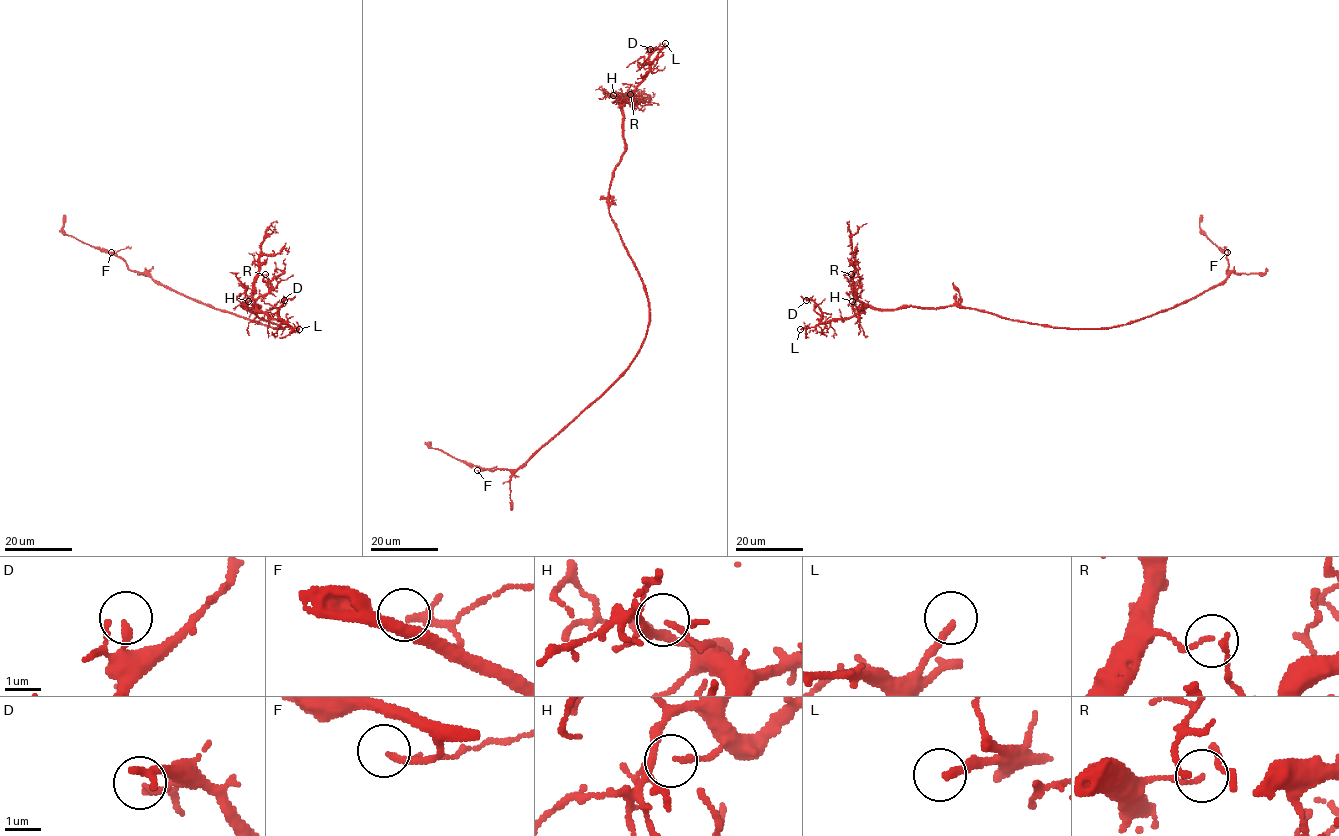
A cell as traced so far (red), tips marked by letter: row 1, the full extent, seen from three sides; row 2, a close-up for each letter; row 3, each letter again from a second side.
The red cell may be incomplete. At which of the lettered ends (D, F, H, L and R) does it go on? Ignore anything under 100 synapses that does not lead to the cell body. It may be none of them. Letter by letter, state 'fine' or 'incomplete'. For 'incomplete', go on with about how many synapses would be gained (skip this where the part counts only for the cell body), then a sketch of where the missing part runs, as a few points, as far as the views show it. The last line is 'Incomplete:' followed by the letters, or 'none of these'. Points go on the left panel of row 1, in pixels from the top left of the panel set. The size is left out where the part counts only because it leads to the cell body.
D: fine
F: fine
H: fine
L: incomplete | (299, 329), (303, 339), (293, 347), (292, 362), (285, 363), (204, 347)
R: fine
Incomplete: L

